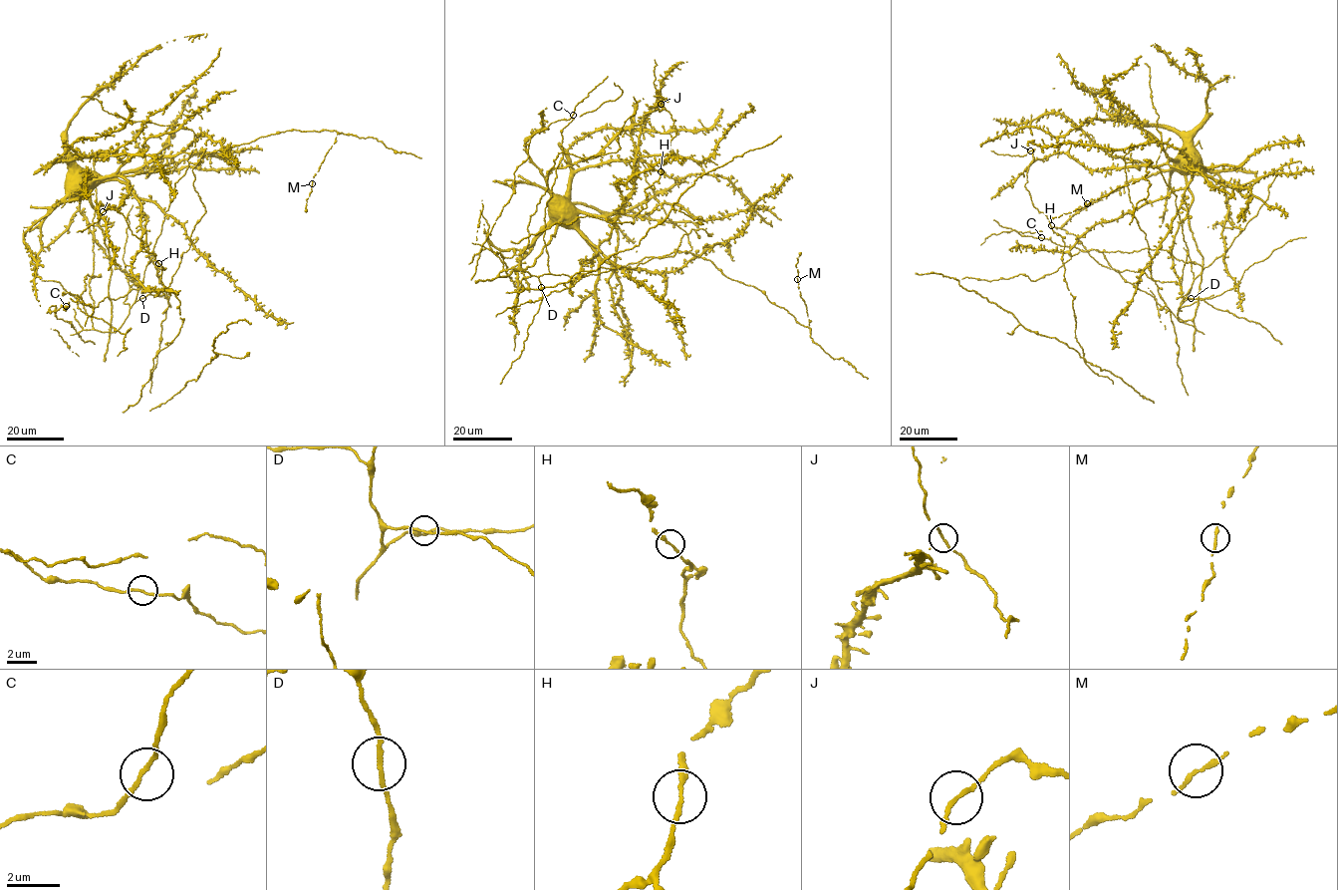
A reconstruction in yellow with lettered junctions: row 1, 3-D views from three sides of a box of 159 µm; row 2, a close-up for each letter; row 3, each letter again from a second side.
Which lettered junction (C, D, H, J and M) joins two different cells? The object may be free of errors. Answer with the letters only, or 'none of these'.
none of these

